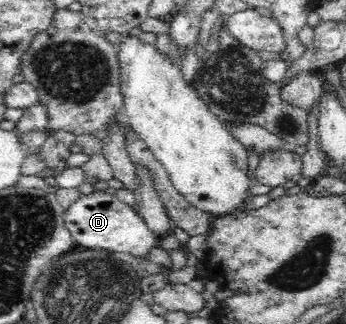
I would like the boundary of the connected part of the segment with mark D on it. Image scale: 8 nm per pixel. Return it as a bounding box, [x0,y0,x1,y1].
[65,186,159,259]

